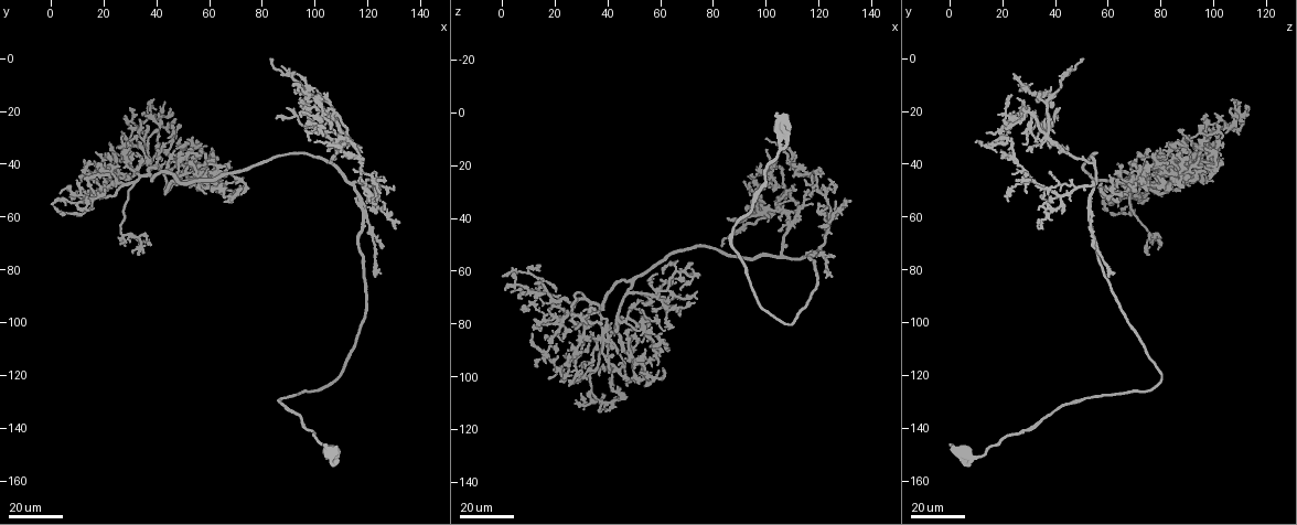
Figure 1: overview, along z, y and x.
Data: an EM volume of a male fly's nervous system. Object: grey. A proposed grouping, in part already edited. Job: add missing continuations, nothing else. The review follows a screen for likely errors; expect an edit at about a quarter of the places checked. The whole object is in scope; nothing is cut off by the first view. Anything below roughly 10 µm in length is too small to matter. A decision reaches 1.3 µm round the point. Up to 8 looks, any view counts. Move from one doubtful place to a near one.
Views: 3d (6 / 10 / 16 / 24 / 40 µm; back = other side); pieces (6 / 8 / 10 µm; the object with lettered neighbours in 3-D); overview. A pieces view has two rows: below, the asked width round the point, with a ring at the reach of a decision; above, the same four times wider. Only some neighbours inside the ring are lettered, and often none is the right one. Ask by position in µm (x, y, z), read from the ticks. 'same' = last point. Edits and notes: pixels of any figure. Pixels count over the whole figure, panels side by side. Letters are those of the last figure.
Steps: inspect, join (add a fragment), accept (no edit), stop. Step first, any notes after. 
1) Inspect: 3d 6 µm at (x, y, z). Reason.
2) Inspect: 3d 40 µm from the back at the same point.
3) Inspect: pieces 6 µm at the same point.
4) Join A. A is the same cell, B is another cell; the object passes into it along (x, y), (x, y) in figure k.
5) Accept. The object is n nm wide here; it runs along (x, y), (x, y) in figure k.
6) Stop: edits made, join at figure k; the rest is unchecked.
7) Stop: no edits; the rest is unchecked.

Inspect: 3d 24 µm at (90, 3, 45). An open end.

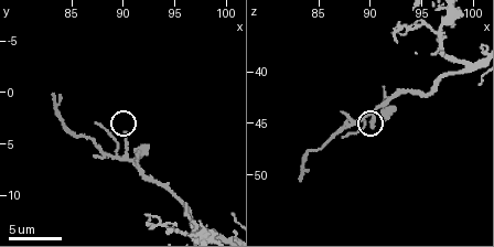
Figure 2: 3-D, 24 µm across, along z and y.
Inspect: pieces 8 µm at (90.4, 4.0, 45.4). See the neighbours.

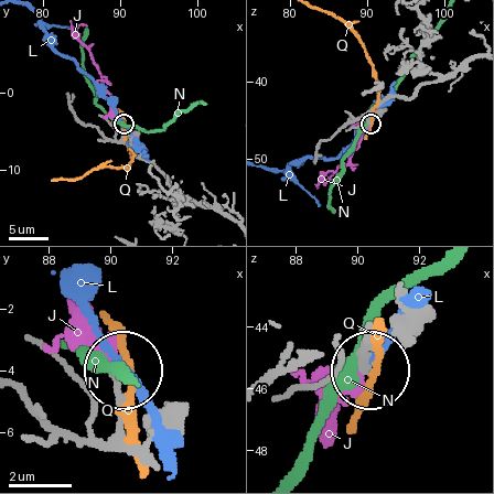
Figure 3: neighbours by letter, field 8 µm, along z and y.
Join J. The object is 260 nm wide here; J is the same cell, L, N and Q are other cells; the neuron continues.

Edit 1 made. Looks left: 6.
Inspect: overview.

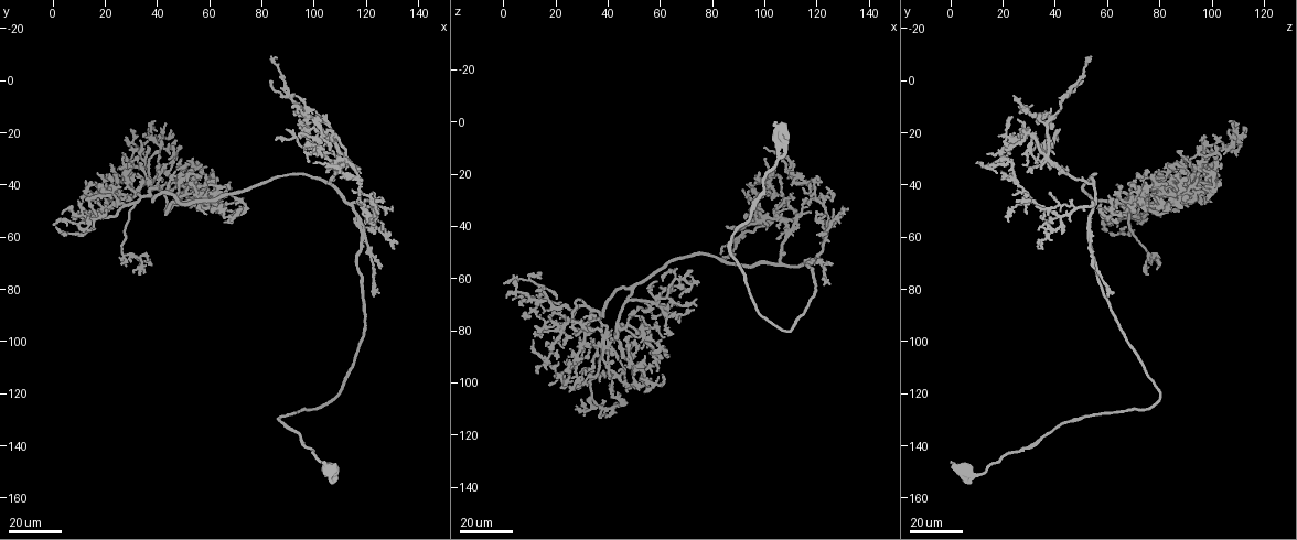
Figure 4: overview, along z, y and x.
Inspect: 3d 24 µm at (83, 1, 51).

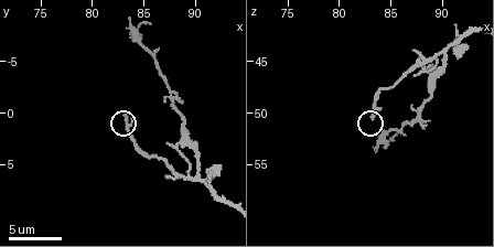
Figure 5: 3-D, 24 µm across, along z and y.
Inspect: pieces 10 µm at (83.0, 0.0, 50.4).

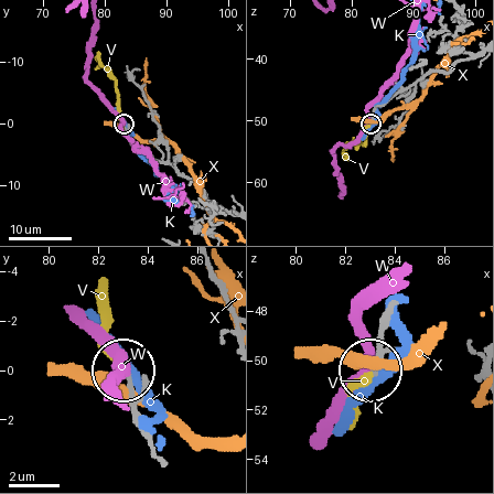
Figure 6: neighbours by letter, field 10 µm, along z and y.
Join V. V is the same cell, K, W and X are other cells; the object passes into it along (143, 431), (129, 376), (106, 339), (106, 281) in figure 6; it goes on there.

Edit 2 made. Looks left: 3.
Inspect: overview. See it whole again.

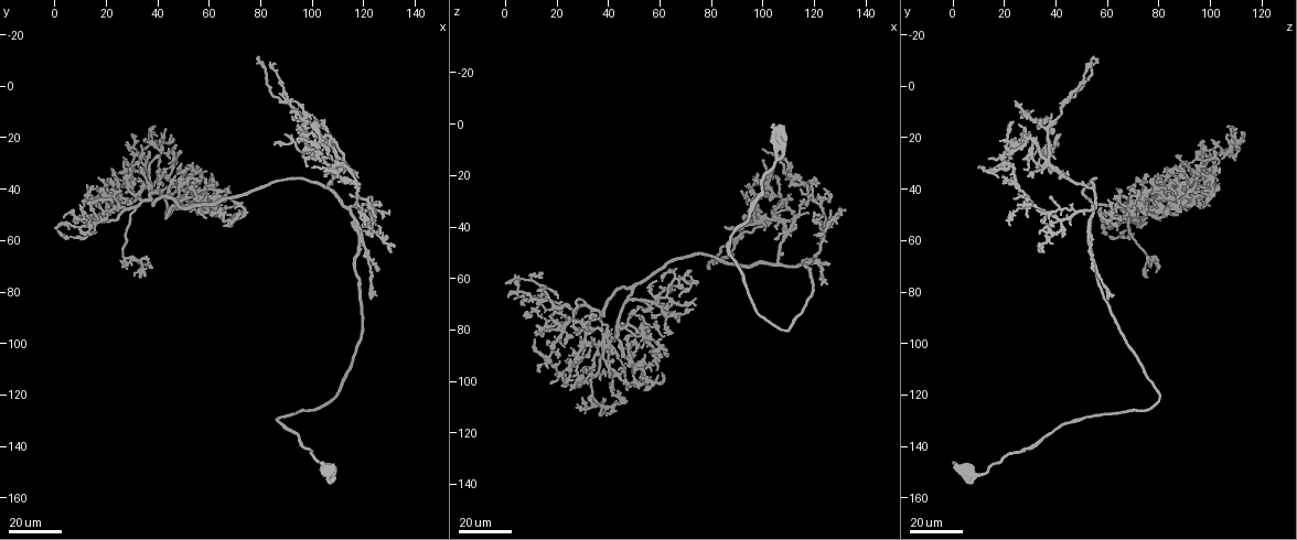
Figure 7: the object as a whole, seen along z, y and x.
Inspect: 3d 24 µm at (86, 22, 39). End of a long branch.

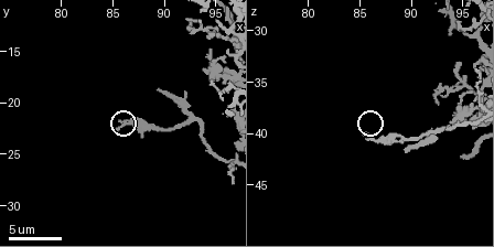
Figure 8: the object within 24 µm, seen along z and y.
Inspect: pieces 10 µm at (85.2, 22.8, 39.8).

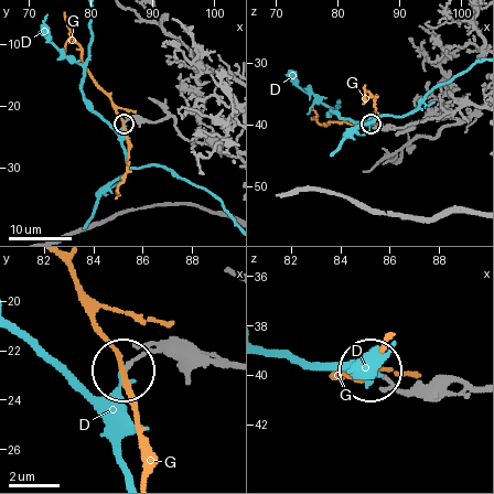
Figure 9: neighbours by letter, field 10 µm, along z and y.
Accept. D and G are other cells; none of them fits.

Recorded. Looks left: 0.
Stop: edits made, join at figure 3, join at figure 6; the rest is unchecked.

